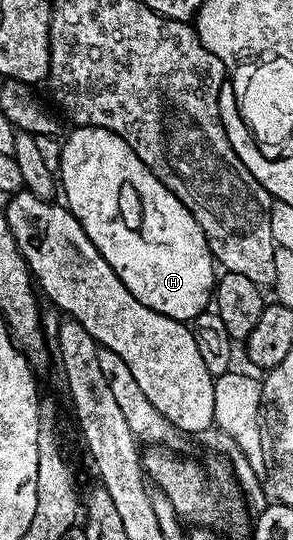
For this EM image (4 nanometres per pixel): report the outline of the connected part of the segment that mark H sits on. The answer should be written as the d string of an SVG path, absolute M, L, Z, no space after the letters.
M76 126L68 139L61 145L60 170L58 182L62 187L62 198L70 211L82 224L86 236L98 248L100 255L114 268L114 272L126 284L126 288L146 308L154 308L154 312L162 312L162 316L170 316L174 320L188 324L200 313L209 309L214 298L218 266L208 246L208 237L198 228L198 220L162 184L158 176L114 132L97 126Z

